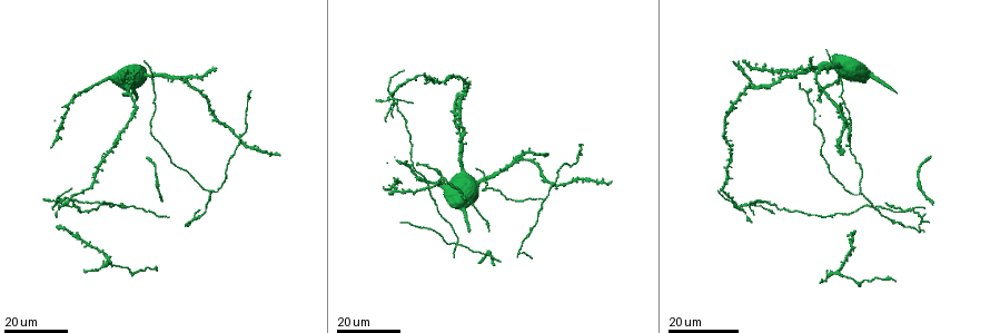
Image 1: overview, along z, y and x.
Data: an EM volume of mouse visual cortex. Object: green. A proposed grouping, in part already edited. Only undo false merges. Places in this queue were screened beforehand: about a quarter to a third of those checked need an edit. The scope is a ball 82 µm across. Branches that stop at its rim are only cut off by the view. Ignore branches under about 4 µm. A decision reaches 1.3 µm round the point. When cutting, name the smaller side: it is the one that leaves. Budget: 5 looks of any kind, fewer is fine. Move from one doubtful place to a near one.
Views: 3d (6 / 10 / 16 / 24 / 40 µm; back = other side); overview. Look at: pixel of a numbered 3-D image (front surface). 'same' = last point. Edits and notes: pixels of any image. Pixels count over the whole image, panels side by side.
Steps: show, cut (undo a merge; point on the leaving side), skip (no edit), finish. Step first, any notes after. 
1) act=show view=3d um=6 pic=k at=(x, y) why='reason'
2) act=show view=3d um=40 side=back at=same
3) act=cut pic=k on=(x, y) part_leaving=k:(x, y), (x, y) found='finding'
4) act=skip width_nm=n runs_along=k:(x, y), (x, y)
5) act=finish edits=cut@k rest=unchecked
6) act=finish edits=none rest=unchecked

act=show view=3d um=24 pic=1 at=(455, 244) why='looks like a crossing'

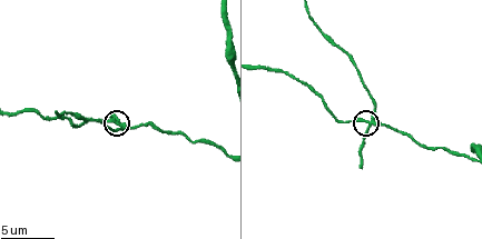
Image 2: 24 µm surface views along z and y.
act=show view=3d um=6 pic=2 at=(371, 125)

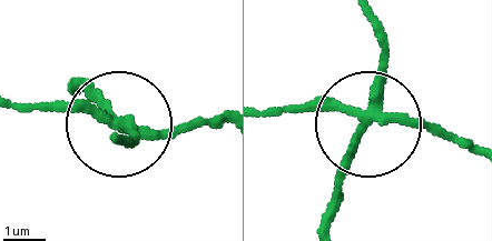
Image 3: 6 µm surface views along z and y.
act=cut pic=3 on=(57, 106) width_nm=250 found='two cells meet here'

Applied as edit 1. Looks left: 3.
act=show view=overview

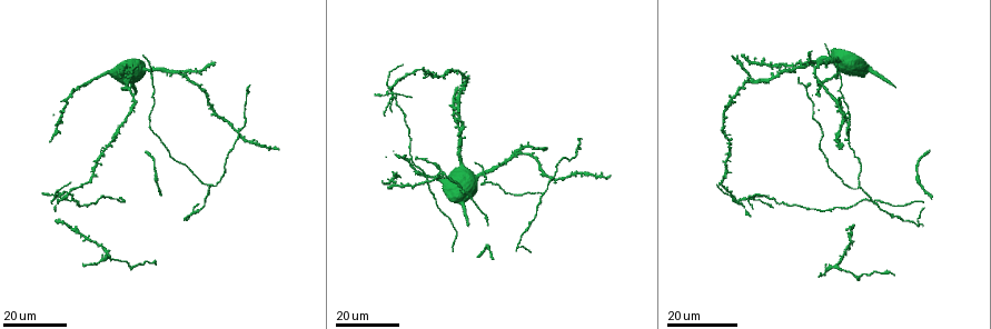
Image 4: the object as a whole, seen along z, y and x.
act=show view=3d um=24 pic=4 at=(390, 92) why='four or more arms meet'

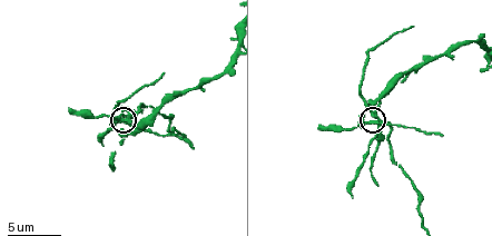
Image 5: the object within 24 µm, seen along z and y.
act=show view=3d um=10 pic=5 at=(374, 120) why='zoom in'

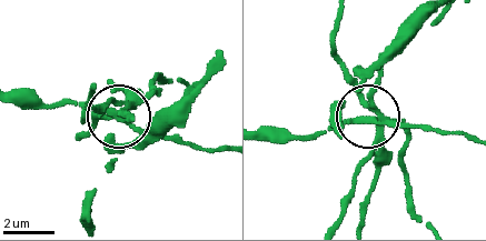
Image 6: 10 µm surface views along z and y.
act=cut pic=6 on=(130, 114) arms=5 part_leaving=6:(380, 120), (378, 150), (357, 176), (350, 201), (336, 220) found='two cells meet here'

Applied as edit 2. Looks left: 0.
act=finish edits=cut@3,cut@6 rest=unchecked

